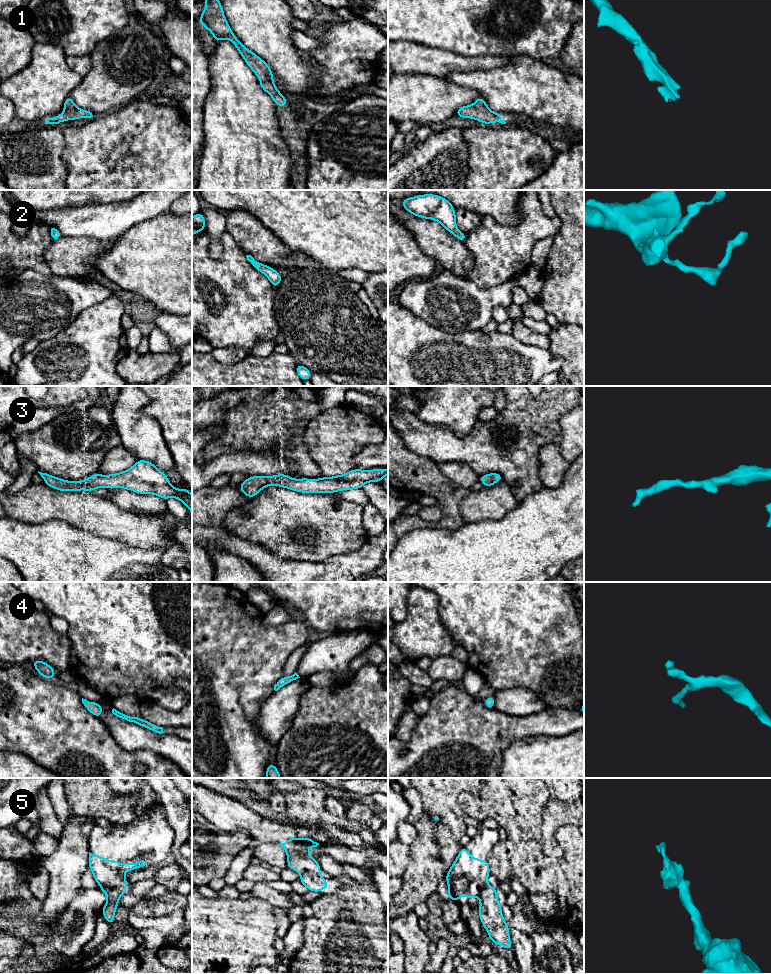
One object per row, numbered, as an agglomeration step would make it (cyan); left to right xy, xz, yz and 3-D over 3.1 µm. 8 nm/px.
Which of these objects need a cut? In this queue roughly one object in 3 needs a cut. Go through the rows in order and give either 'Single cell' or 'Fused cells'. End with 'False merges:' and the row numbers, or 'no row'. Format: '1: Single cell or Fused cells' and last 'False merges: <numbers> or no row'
1: Single cell
2: Single cell
3: Single cell
4: Single cell
5: Fused cells
False merges: 5

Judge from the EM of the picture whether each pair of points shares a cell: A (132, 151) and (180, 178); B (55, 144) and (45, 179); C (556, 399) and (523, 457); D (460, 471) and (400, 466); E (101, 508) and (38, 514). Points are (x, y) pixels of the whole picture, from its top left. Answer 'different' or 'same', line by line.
A: same
B: same
C: same
D: different
E: same

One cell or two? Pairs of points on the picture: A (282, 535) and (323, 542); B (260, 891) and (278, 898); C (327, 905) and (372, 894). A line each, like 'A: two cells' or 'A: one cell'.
A: one cell
B: one cell
C: one cell

